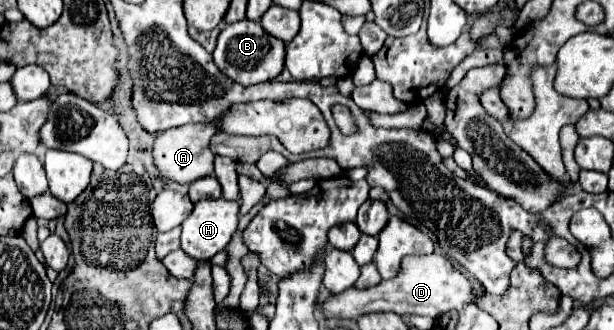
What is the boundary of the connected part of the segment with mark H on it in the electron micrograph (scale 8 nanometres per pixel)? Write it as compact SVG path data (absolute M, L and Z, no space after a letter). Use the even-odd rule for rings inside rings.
M224 198L196 202L194 212L182 224L182 250L196 260L210 260L216 252L222 252L238 228L238 208L238 202Z

